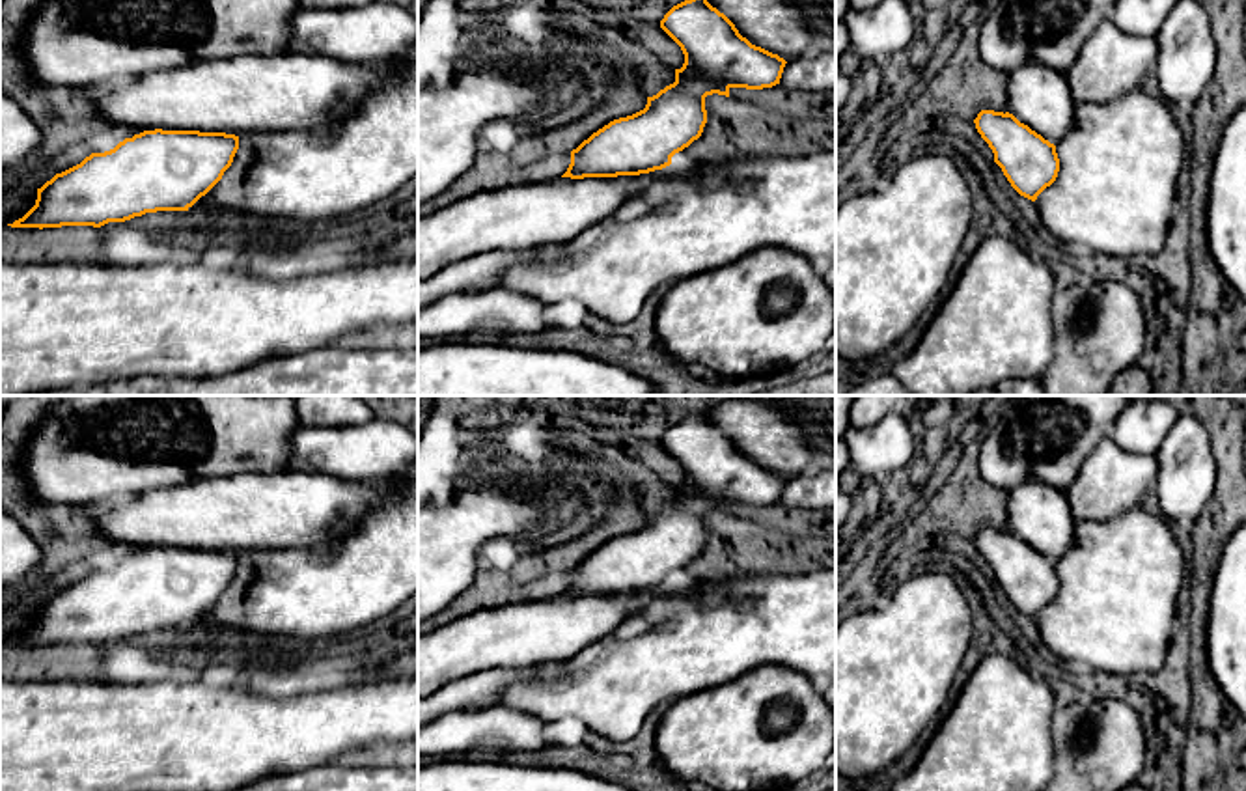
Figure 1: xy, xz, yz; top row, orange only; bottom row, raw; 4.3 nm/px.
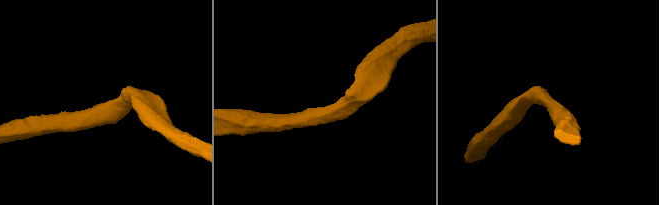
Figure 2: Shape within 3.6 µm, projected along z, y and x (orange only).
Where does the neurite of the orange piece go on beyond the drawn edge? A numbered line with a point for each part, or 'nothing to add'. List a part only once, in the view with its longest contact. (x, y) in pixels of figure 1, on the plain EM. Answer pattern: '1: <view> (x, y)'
1: xz (517, 635)

